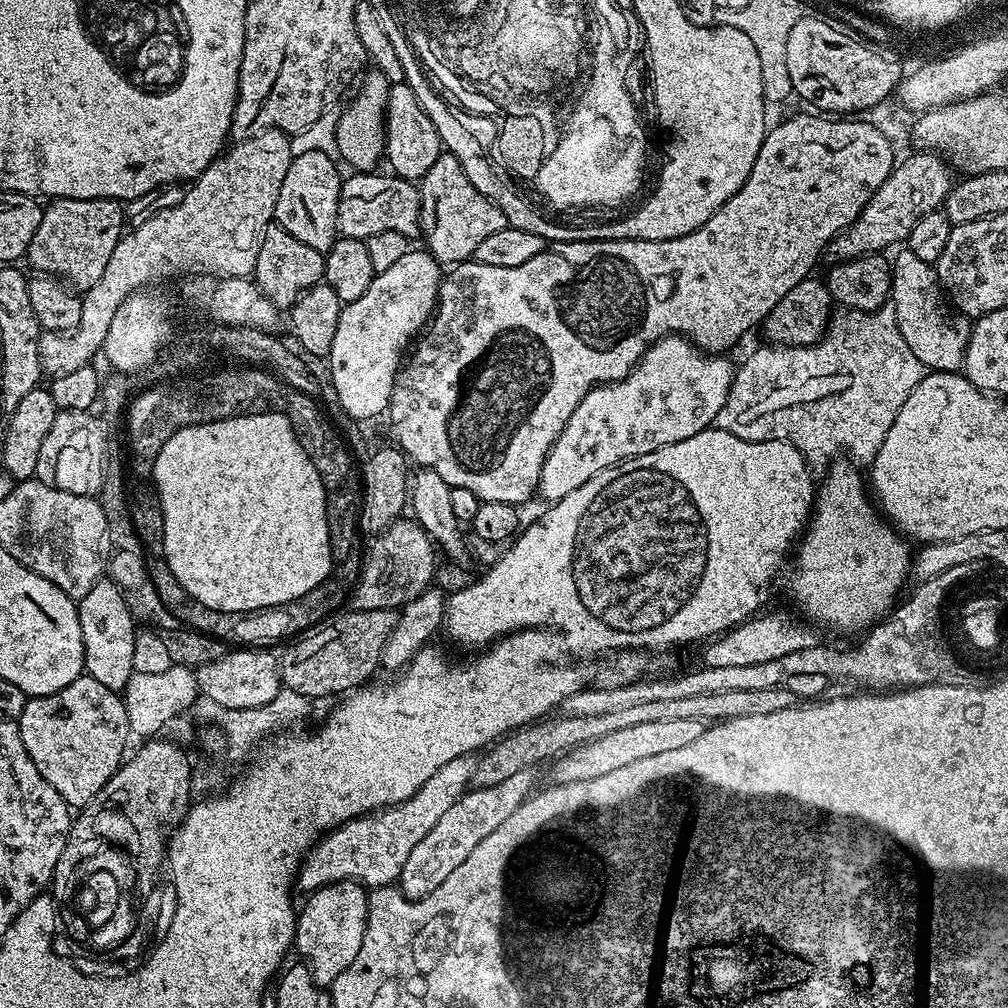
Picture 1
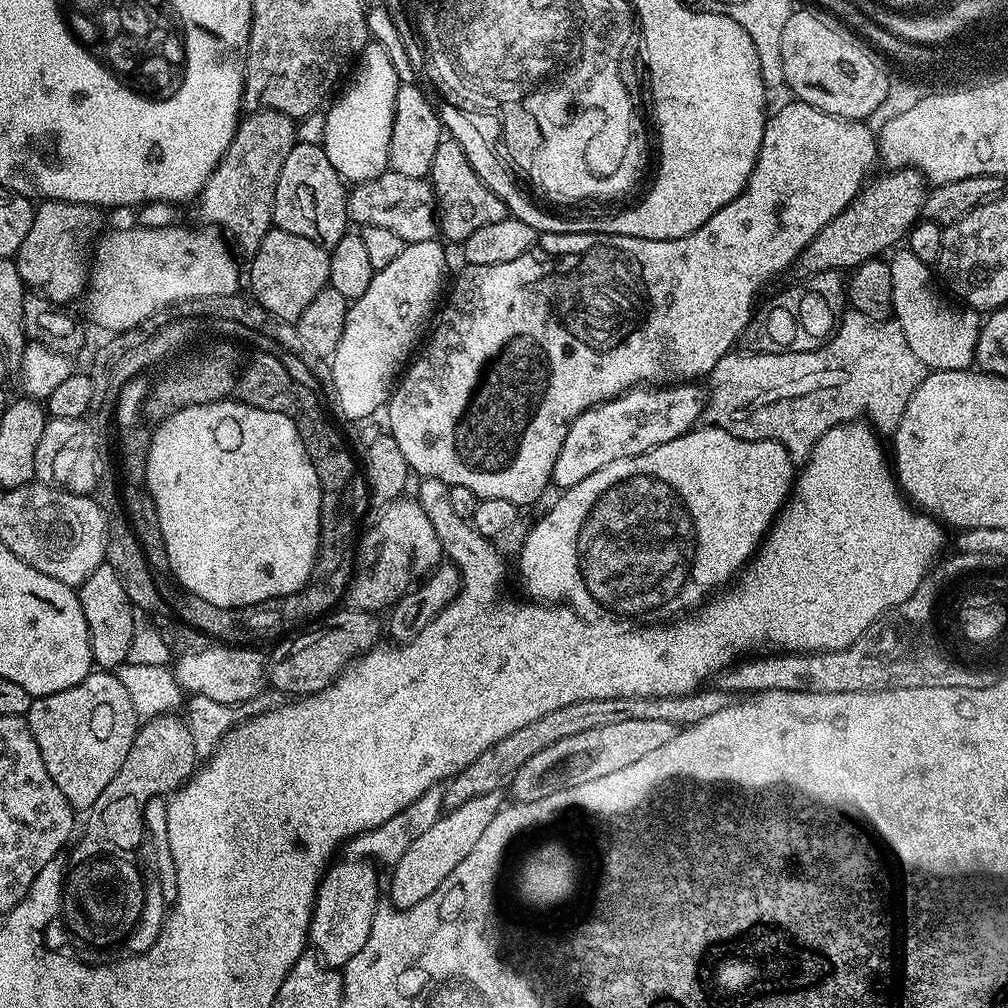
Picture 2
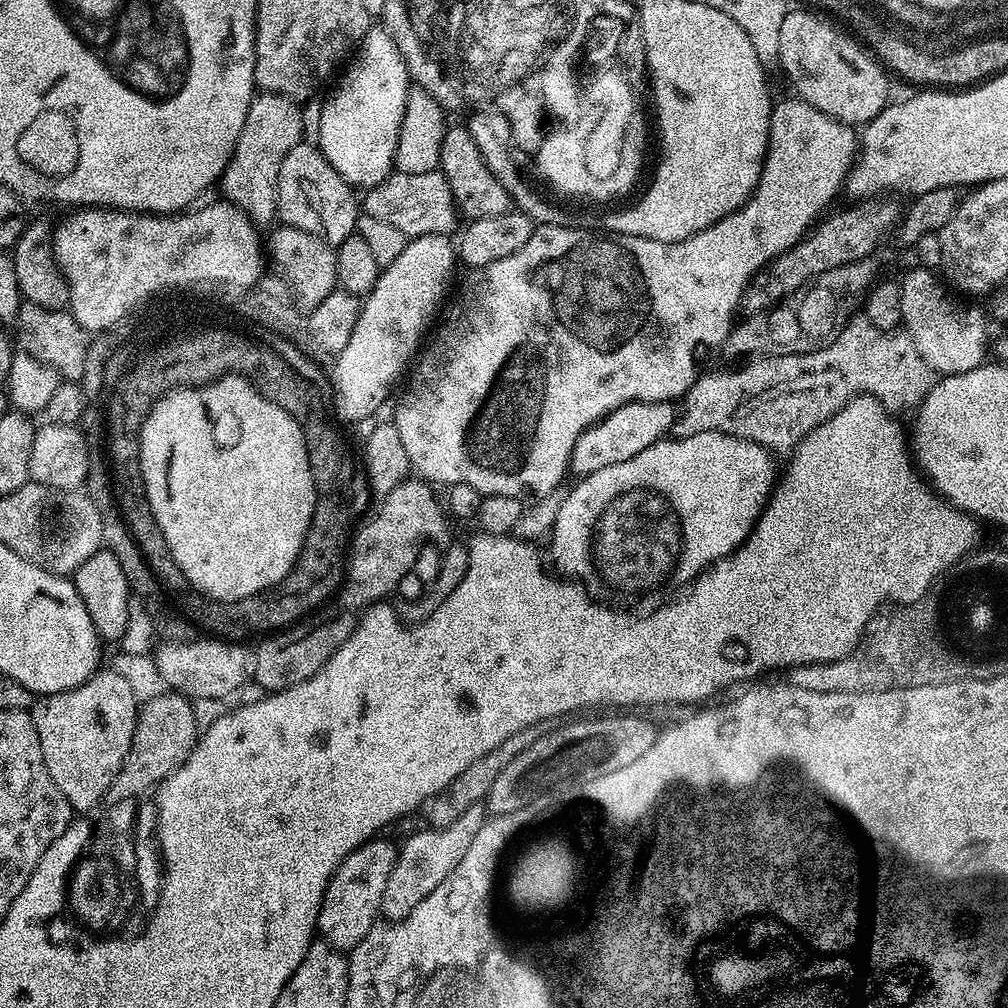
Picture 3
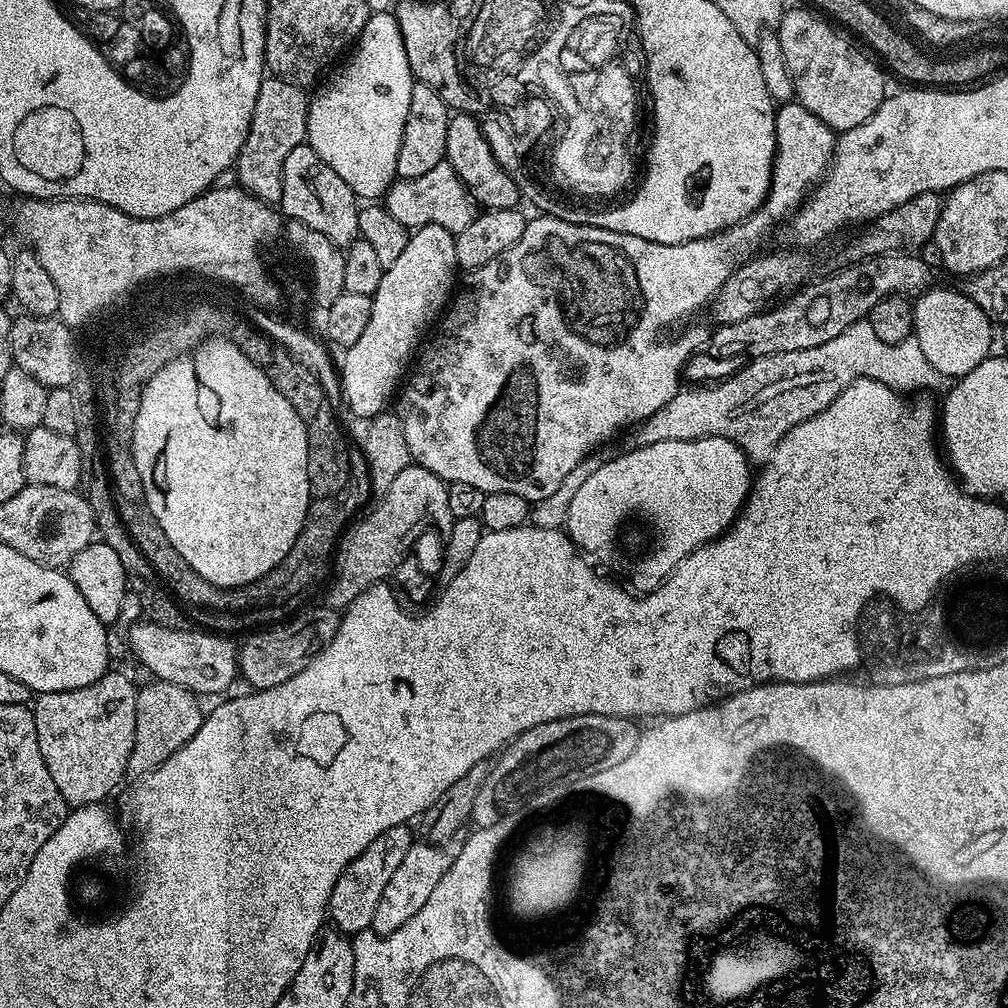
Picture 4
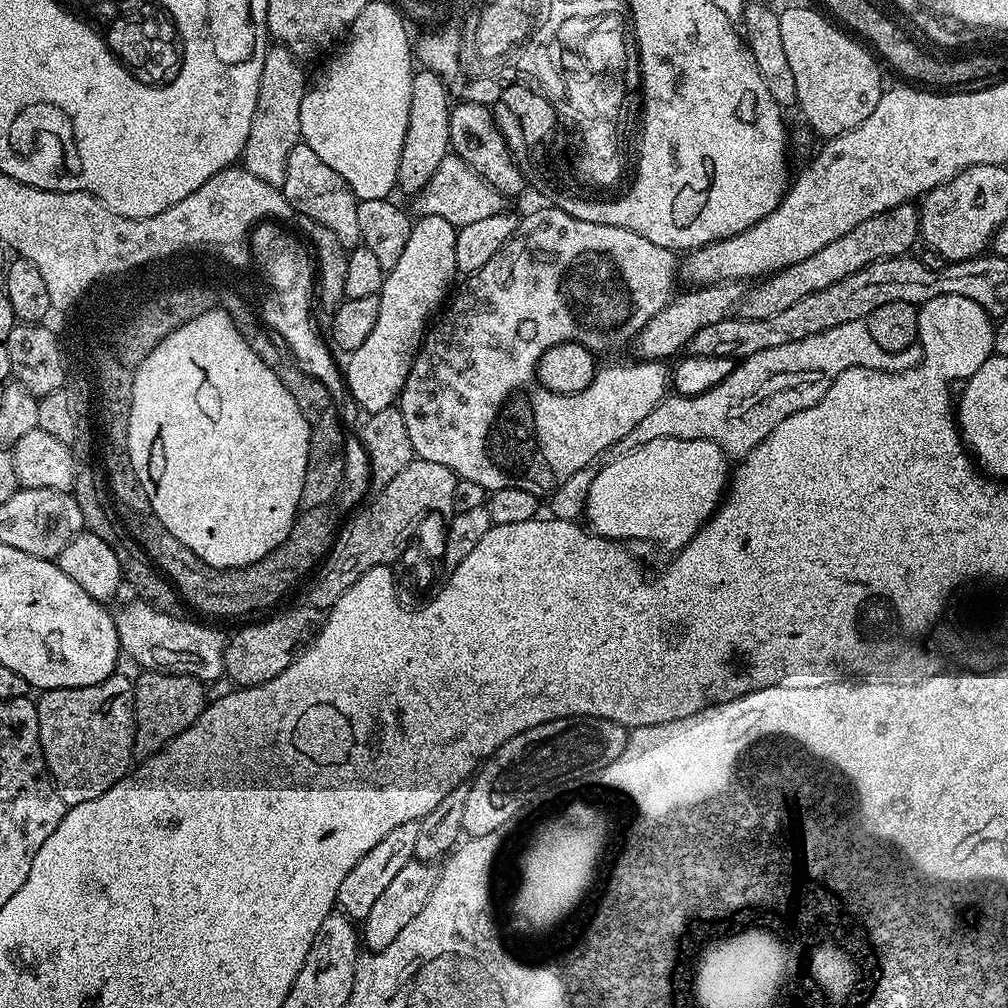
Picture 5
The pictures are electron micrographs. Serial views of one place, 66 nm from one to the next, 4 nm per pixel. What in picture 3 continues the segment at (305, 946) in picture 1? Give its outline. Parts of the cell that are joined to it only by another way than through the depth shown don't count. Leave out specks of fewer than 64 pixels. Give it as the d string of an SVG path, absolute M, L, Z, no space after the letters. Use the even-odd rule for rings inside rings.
M373 838L356 848L338 866L338 870L330 878L326 886L326 894L322 898L320 913L316 919L319 935L331 948L351 950L370 934L370 930L378 923L381 915L380 903L386 890L386 881L390 878L390 870L394 870L397 845L384 838Z

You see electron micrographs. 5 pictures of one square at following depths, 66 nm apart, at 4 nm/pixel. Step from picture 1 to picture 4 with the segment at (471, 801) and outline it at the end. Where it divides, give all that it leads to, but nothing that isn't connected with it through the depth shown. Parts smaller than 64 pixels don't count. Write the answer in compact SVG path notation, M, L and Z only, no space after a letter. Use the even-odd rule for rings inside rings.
M414 842L410 850L406 850L406 858L394 870L390 882L386 882L386 890L382 890L382 898L378 898L378 906L374 910L371 931L380 936L395 936L397 930L404 928L406 922L414 918L428 904L428 899L436 894L438 882L442 882L442 874L450 870L450 866L460 853L460 844L448 842L430 844Z

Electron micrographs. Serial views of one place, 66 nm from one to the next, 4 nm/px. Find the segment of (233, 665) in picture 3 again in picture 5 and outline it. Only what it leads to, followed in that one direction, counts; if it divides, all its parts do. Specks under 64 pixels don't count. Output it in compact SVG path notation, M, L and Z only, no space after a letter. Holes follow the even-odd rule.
M139 598L121 603L119 608L120 613L117 611L114 619L121 653L141 664L141 669L192 676L201 682L216 681L224 676L225 633L196 620L183 620L180 614L158 610Z

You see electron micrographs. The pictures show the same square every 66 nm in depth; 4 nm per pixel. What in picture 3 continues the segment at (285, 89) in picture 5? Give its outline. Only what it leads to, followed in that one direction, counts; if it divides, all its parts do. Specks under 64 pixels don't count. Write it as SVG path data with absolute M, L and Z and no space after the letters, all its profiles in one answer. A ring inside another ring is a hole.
M261 91L253 99L248 107L246 122L242 126L242 134L238 134L238 142L232 151L232 157L228 159L228 165L224 168L222 185L224 184L223 199L229 204L235 204L241 208L252 223L257 226L271 225L277 219L276 199L278 198L278 170L282 170L282 158L290 154L290 150L296 144L301 143L304 132L304 116L300 113L301 105L289 96L280 96L276 92Z

